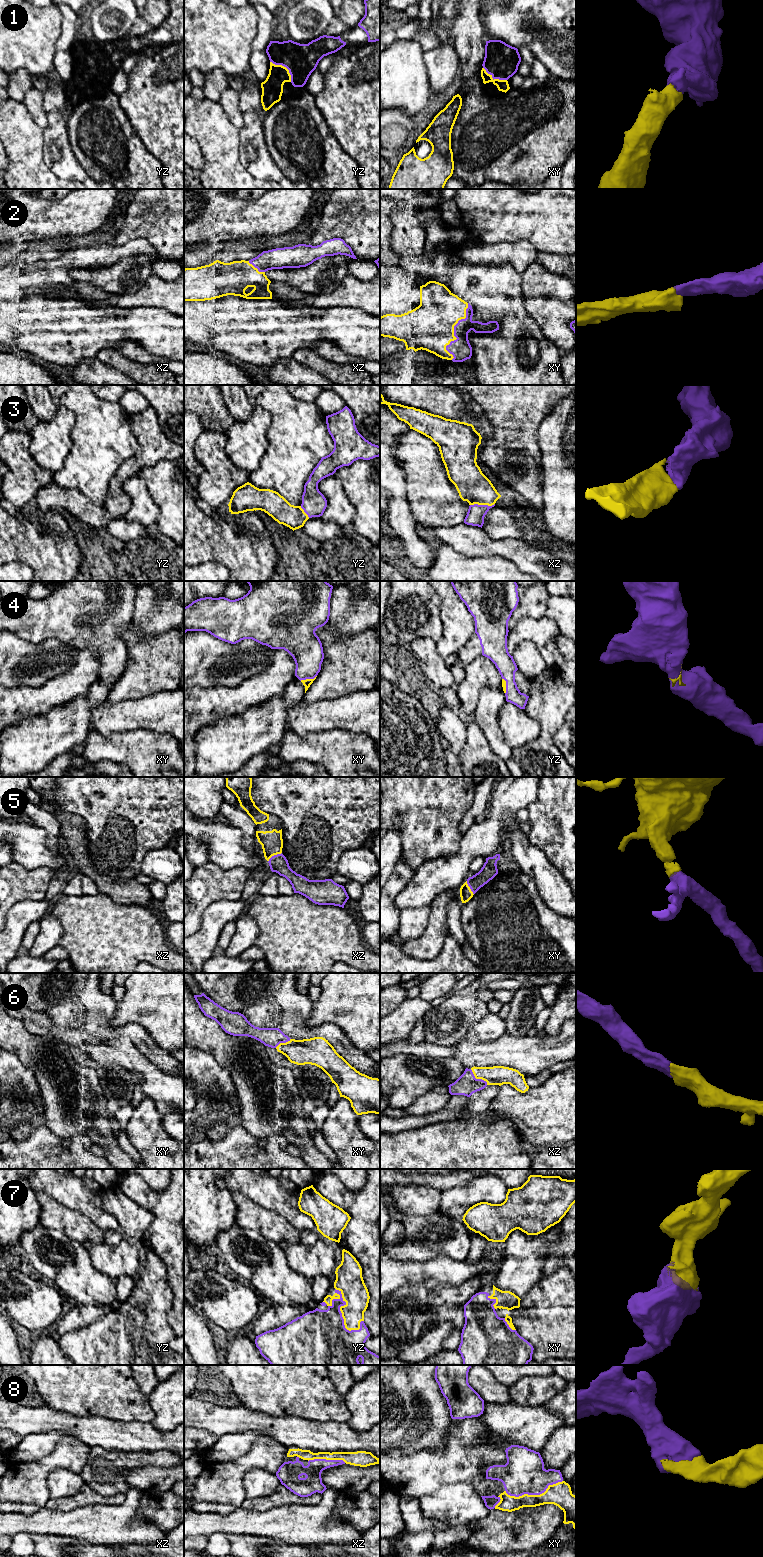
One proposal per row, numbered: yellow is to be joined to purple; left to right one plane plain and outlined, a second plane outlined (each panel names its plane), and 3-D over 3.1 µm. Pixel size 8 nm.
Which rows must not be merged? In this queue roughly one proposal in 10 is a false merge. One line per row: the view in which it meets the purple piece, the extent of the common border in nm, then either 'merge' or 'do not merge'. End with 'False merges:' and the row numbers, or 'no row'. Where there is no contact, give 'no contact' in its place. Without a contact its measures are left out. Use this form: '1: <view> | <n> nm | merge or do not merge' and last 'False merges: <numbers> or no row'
1: yz | 240 nm | merge
2: xy | 480 nm | merge
3: xz | 200 nm | merge
4: xy | 140 nm | merge
5: xz | 130 nm | merge
6: xz | 190 nm | merge
7: yz | 400 nm | merge
8: xy | 480 nm | merge
False merges: no row

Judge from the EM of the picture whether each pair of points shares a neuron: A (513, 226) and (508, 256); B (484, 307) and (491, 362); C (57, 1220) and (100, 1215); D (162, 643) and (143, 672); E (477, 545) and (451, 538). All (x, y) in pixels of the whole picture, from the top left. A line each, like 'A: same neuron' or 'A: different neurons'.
A: different neurons
B: same neuron
C: different neurons
D: same neuron
E: same neuron

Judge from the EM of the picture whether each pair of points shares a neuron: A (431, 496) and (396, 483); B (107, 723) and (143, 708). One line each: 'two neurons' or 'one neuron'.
A: two neurons
B: one neuron

